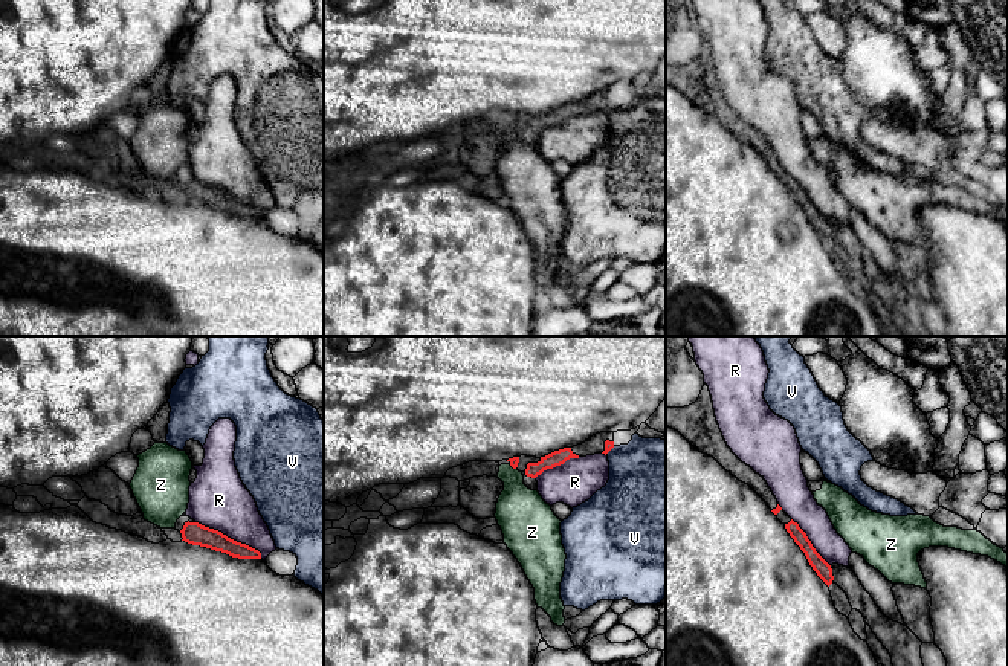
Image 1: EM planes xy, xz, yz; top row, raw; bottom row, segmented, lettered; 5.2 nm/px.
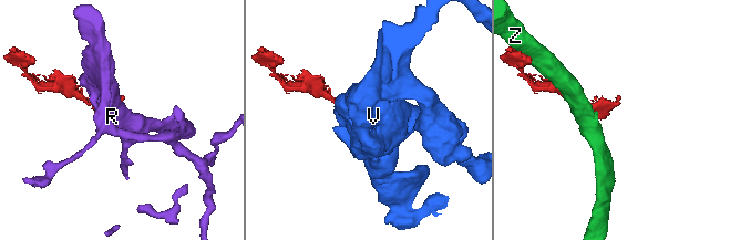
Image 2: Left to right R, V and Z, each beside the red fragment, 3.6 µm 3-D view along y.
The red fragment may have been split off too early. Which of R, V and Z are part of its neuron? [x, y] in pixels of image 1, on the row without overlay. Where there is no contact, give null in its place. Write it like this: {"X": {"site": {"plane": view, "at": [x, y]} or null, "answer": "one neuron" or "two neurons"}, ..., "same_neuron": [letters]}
{"R": {"site": {"plane": "xy", "at": [229, 196]}, "answer": "two neurons"}, "V": {"site": {"plane": "xz", "at": [610, 107]}, "answer": "two neurons"}, "Z": {"site": {"plane": "xz", "at": [512, 124]}, "answer": "two neurons"}, "same_neuron": []}

